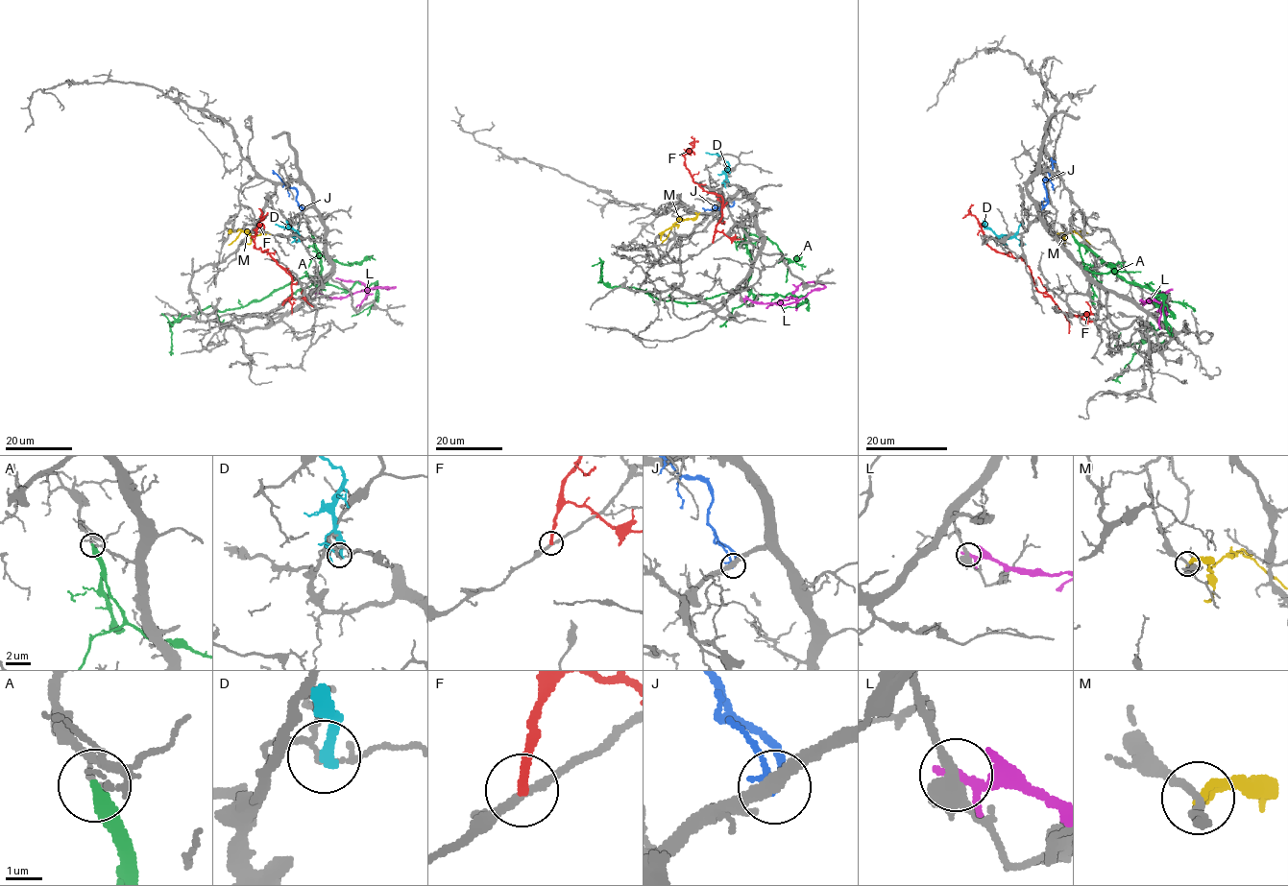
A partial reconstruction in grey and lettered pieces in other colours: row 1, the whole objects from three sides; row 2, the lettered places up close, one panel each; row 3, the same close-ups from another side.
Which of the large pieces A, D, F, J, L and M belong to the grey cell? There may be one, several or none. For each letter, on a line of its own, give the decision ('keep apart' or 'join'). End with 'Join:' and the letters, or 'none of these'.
A: keep apart
D: keep apart
F: keep apart
J: keep apart
L: keep apart
M: keep apart
Join: none of these

